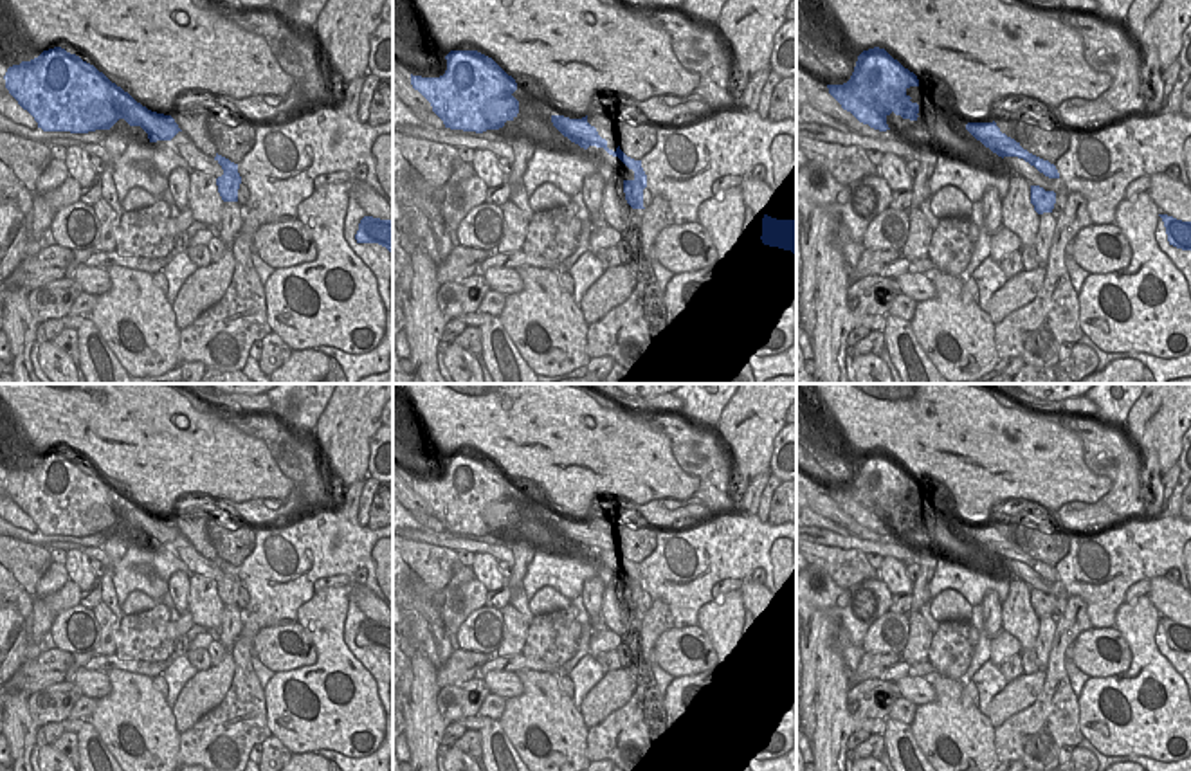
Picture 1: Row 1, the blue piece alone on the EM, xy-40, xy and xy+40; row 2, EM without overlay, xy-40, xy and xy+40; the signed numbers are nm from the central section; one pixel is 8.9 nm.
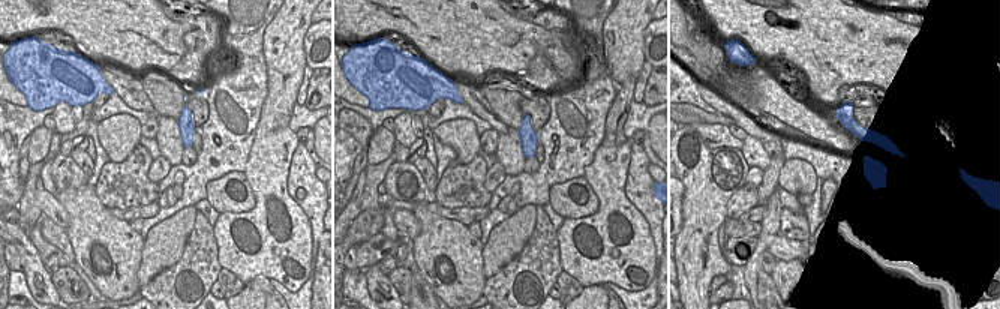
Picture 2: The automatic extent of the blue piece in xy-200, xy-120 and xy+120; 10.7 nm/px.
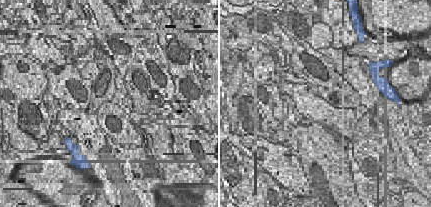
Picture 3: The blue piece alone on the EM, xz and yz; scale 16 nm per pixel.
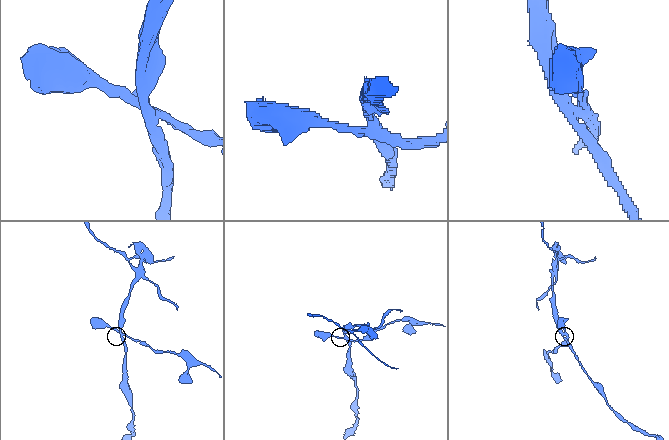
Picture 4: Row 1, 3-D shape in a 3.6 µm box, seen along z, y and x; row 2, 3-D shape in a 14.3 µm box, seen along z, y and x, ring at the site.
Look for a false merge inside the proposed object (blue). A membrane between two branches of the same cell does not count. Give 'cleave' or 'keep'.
cleave

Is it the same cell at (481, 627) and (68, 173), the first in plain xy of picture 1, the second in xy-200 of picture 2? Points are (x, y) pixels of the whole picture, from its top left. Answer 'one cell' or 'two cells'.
one cell

